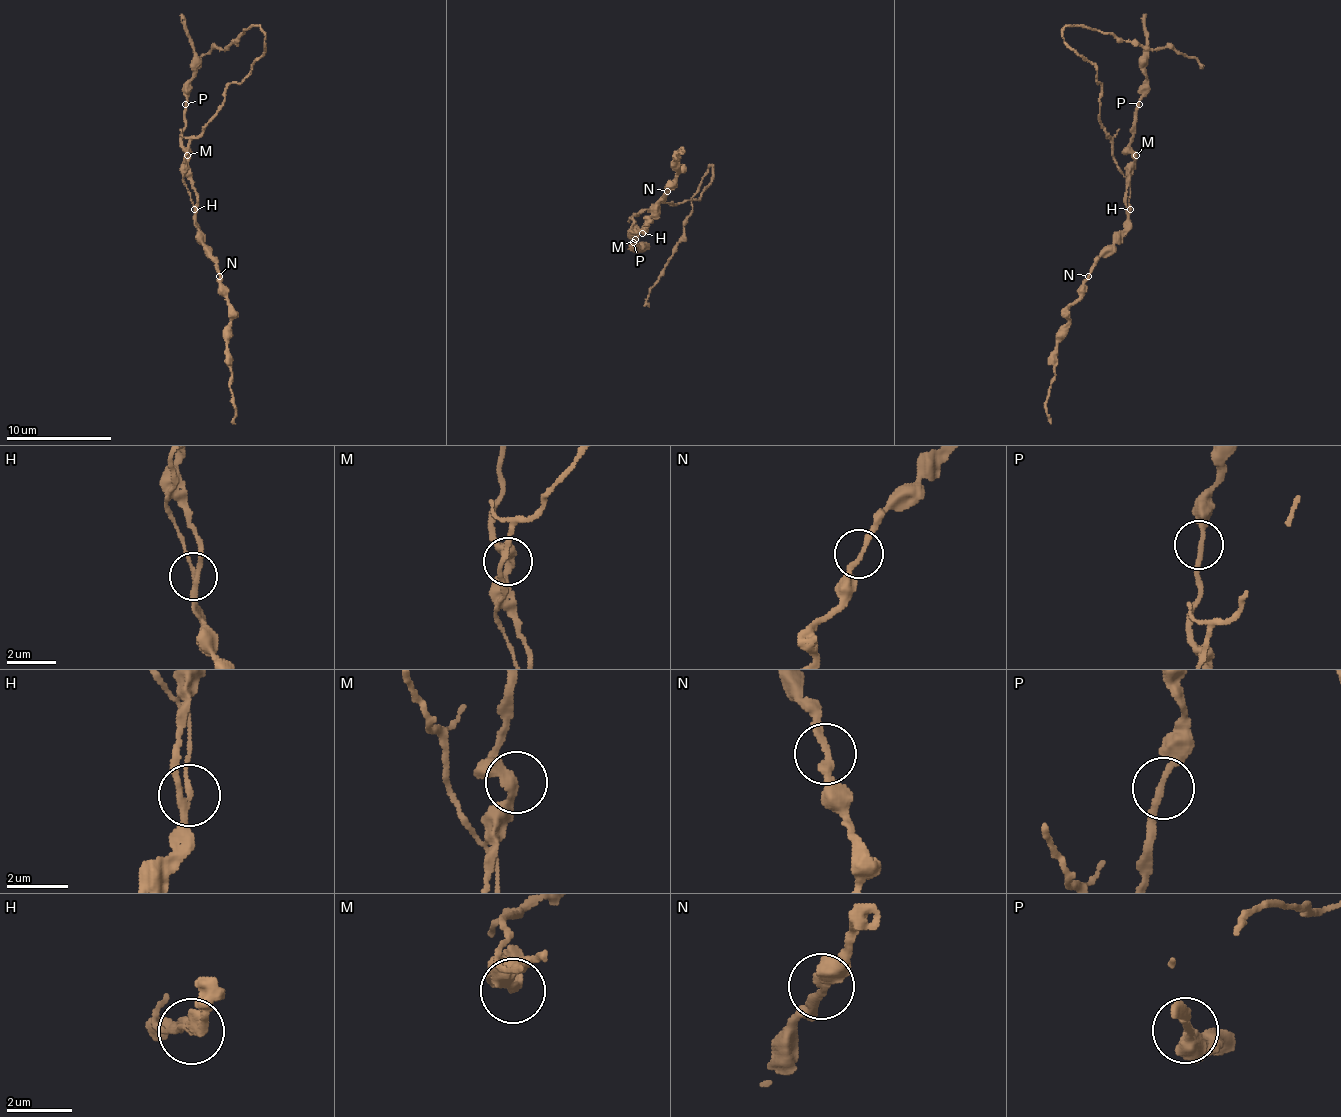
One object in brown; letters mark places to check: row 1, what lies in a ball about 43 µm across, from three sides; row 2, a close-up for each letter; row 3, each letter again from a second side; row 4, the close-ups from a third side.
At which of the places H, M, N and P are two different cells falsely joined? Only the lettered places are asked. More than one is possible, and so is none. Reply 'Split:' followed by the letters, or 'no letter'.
Split: H, N

